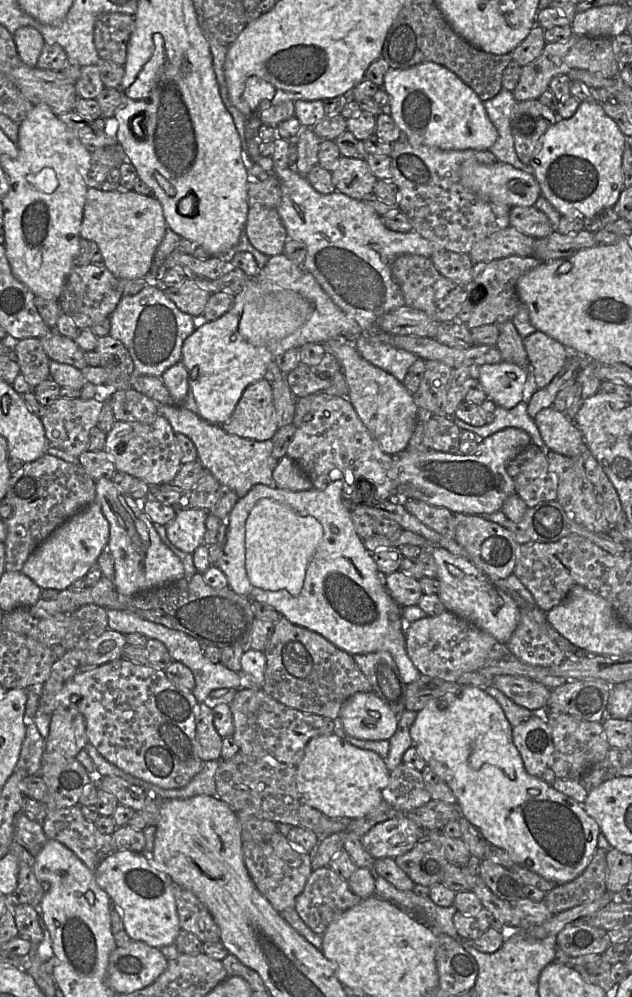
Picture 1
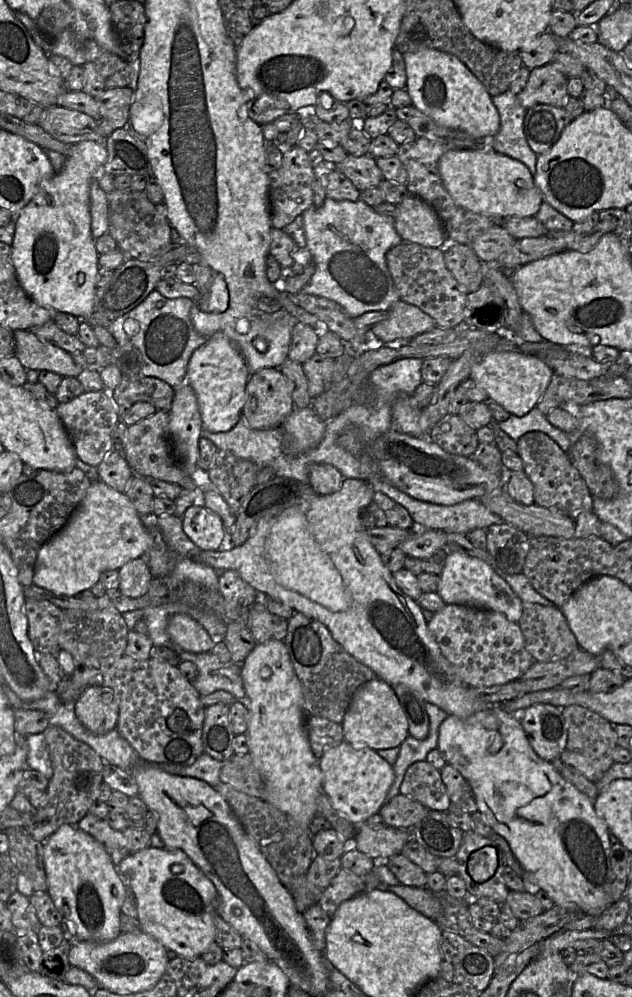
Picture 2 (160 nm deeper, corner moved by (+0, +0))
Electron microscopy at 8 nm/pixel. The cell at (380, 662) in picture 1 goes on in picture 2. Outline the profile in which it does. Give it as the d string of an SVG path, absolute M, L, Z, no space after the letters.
M403 684L391 686L407 717L409 735L425 739L429 734L429 716L424 707L425 702L414 690Z

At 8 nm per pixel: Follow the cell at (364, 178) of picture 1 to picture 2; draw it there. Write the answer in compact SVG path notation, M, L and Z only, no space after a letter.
M348 154L341 163L337 164L337 170L343 173L360 192L378 187L383 180L376 158L371 155Z

